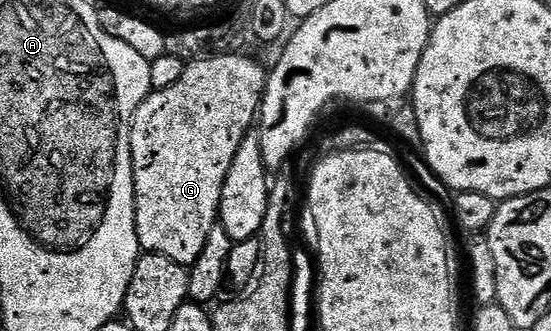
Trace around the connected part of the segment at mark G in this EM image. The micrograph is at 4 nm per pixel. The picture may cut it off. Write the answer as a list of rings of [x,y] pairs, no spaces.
[[[230,53],[228,55],[213,55],[209,59],[195,59],[186,66],[183,77],[175,81],[167,89],[150,91],[149,96],[139,105],[131,125],[131,161],[133,162],[133,184],[135,185],[135,221],[141,242],[142,252],[171,257],[171,261],[192,265],[203,253],[203,245],[207,245],[207,237],[211,237],[213,228],[218,226],[221,214],[221,198],[223,197],[223,181],[227,181],[227,173],[231,173],[231,165],[239,147],[243,145],[246,135],[254,130],[261,110],[261,98],[265,95],[266,68],[261,68],[253,59],[245,55]]]

